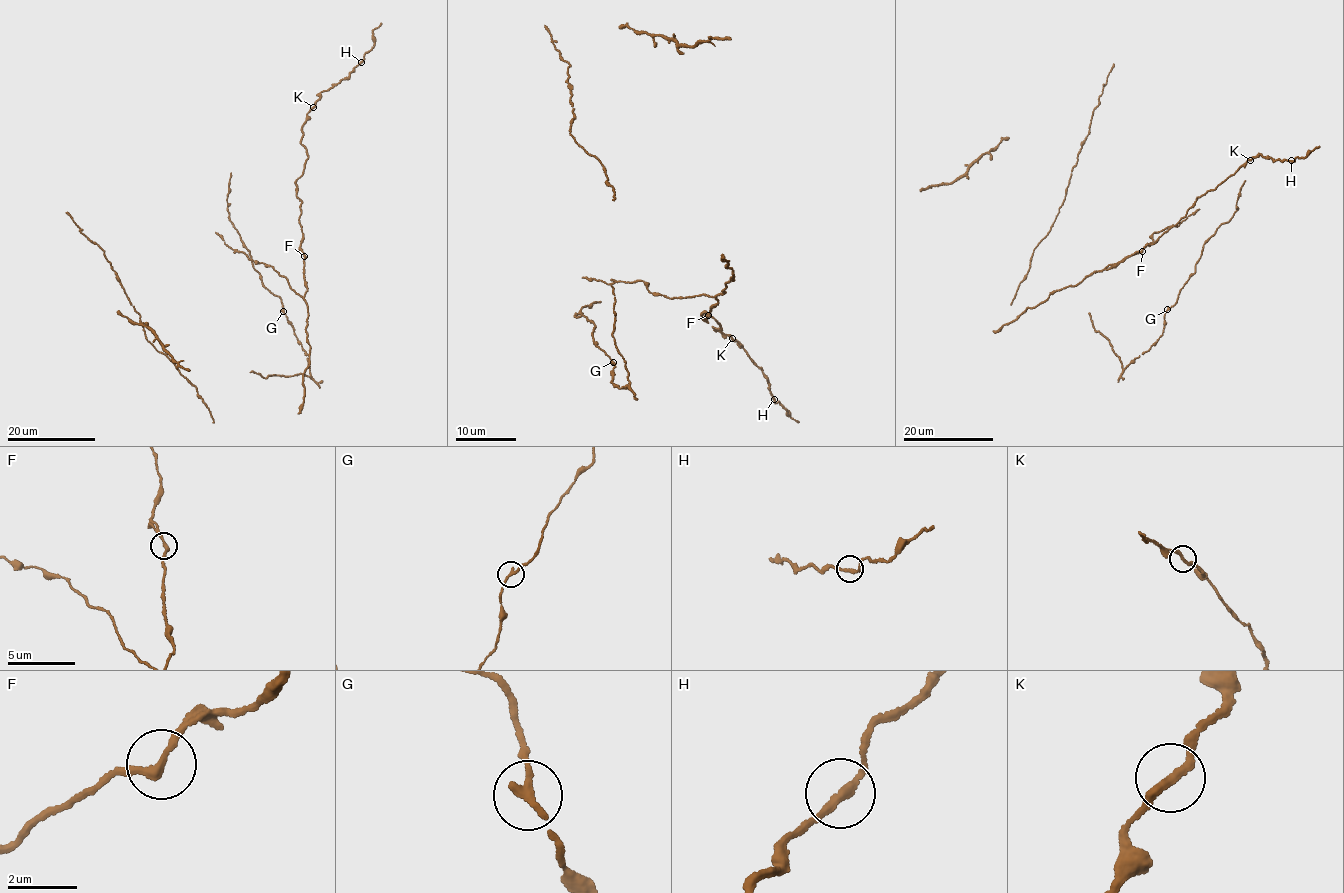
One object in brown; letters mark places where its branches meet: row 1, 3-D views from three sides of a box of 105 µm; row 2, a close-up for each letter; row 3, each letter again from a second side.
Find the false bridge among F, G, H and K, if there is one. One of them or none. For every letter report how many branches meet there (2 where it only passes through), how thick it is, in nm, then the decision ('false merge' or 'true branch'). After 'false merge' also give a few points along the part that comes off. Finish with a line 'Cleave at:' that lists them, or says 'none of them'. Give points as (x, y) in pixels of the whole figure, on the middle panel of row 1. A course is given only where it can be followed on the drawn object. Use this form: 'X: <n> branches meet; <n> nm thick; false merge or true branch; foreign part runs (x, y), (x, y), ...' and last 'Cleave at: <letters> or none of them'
F: 2 branches meet; 220 nm thick; true branch
G: 2 branches meet; 220 nm thick; true branch
H: 2 branches meet; 200 nm thick; true branch
K: 2 branches meet; 220 nm thick; true branch
Cleave at: none of them

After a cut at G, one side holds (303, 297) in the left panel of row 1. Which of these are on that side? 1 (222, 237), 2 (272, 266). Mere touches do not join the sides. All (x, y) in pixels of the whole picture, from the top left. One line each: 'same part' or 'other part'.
1: same part
2: same part

